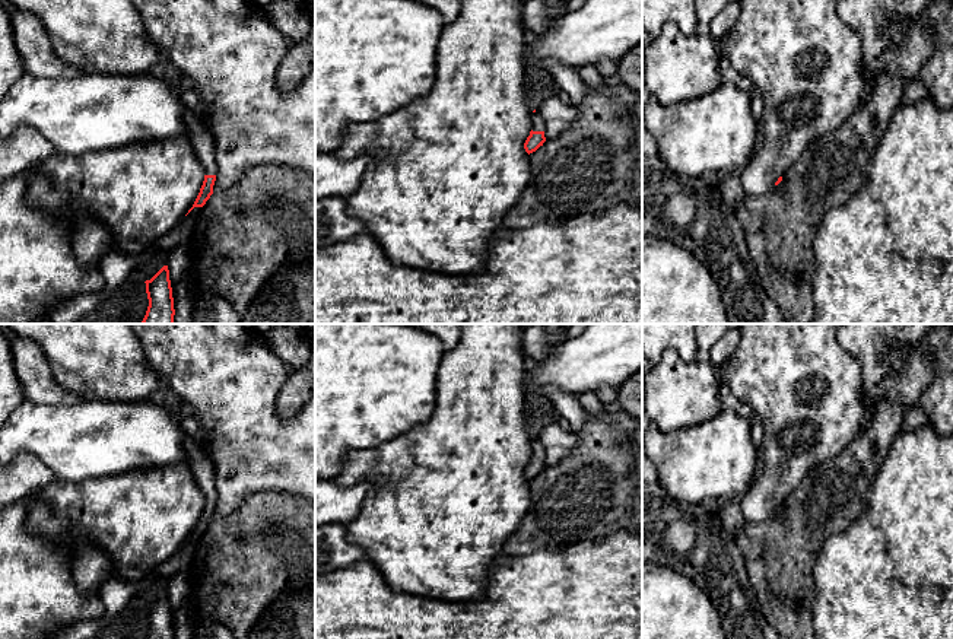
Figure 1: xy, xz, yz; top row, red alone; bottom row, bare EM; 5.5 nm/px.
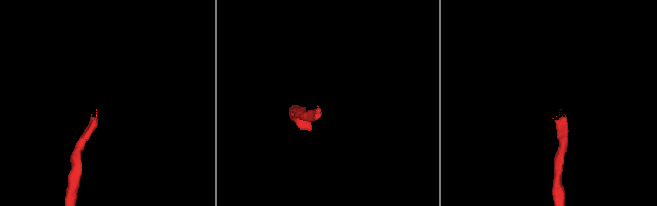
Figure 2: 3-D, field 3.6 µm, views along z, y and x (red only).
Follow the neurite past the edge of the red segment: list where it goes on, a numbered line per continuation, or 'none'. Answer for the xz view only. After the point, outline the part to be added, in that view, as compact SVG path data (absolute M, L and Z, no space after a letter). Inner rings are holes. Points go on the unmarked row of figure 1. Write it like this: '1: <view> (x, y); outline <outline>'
1: xz (537, 451); outline M533 439L533 442L531 442L531 457L533 458L544 458L546 457L544 449L537 439Z

